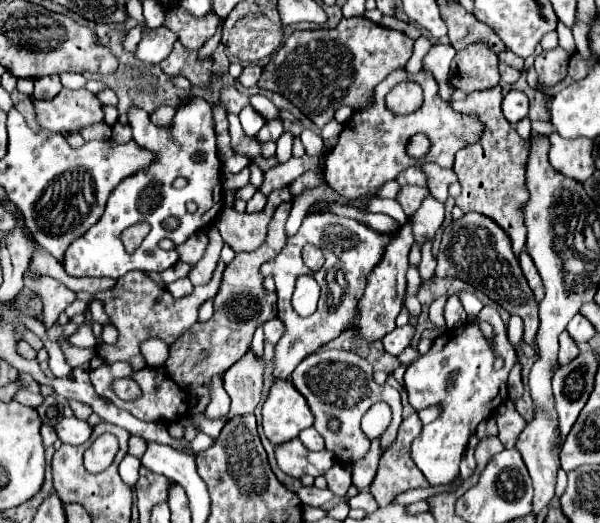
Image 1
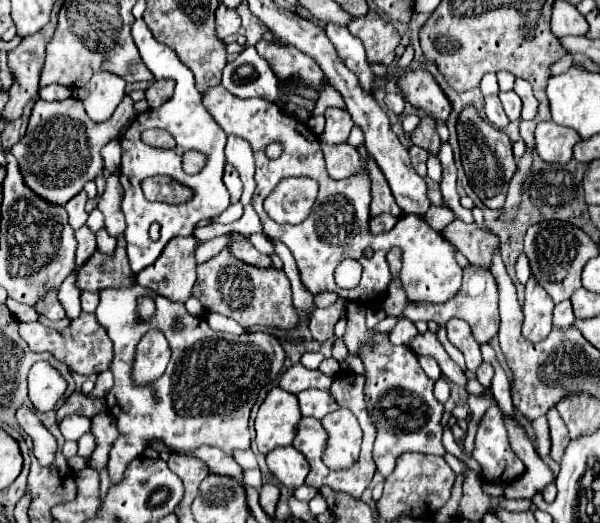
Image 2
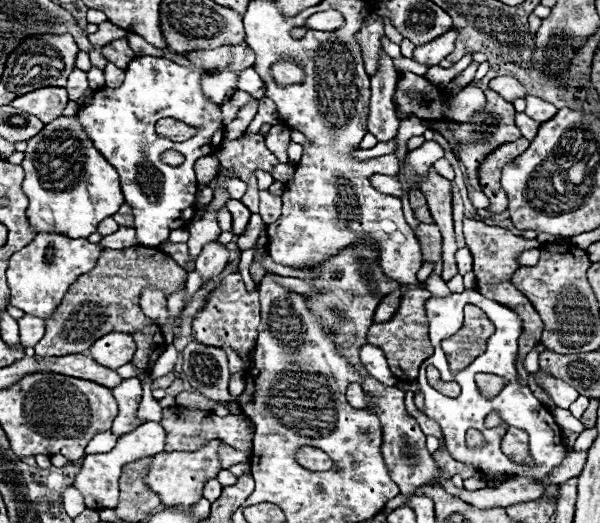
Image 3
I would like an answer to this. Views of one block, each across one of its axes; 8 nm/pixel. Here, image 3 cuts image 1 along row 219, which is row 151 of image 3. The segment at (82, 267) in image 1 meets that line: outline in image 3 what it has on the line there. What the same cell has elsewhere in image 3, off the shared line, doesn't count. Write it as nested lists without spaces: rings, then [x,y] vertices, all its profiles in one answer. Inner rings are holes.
[[[220,46],[214,50],[192,50],[188,62],[194,66],[180,66],[168,58],[136,56],[126,68],[126,80],[118,88],[102,88],[94,94],[90,106],[80,108],[80,122],[90,134],[94,146],[102,156],[118,170],[122,194],[126,204],[134,208],[134,228],[142,246],[156,246],[168,240],[170,232],[186,226],[196,210],[196,178],[194,162],[202,156],[210,156],[222,142],[224,124],[220,116],[220,104],[212,102],[202,90],[204,76],[216,76],[230,68],[234,62],[232,46]],[[154,70],[164,70],[164,84],[156,78]],[[172,96],[172,100],[168,98]],[[160,118],[176,118],[188,126],[200,128],[196,136],[184,142],[172,142],[156,136],[154,124]],[[154,132],[154,134],[146,134]],[[210,144],[210,152],[202,152],[202,146]],[[166,150],[176,150],[186,156],[184,164],[172,168],[162,162]]]

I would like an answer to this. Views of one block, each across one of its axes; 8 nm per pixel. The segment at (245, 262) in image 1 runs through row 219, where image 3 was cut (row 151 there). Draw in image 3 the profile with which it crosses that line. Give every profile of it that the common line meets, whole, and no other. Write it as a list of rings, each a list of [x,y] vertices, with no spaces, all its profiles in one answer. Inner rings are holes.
[[[276,124],[270,128],[266,136],[266,146],[278,158],[278,162],[288,162],[288,144],[290,144],[290,128],[286,124]]]

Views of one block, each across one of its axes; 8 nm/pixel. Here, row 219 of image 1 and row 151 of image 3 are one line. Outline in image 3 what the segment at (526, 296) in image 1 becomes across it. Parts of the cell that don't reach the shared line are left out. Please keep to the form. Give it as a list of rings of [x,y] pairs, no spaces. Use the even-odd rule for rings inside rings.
[[[490,88],[484,90],[484,94],[488,98],[488,104],[484,108],[484,112],[486,112],[484,114],[484,122],[458,124],[458,126],[452,126],[450,124],[450,130],[454,132],[454,136],[460,142],[460,154],[458,154],[458,158],[460,158],[460,162],[464,162],[466,172],[468,172],[468,178],[470,178],[470,184],[474,188],[480,188],[478,186],[478,166],[484,160],[484,156],[488,156],[496,146],[500,146],[504,142],[510,142],[510,140],[518,140],[522,136],[518,132],[518,128],[514,126],[514,114],[516,114],[516,110],[514,110],[512,102],[506,102],[498,92],[494,92]]]

